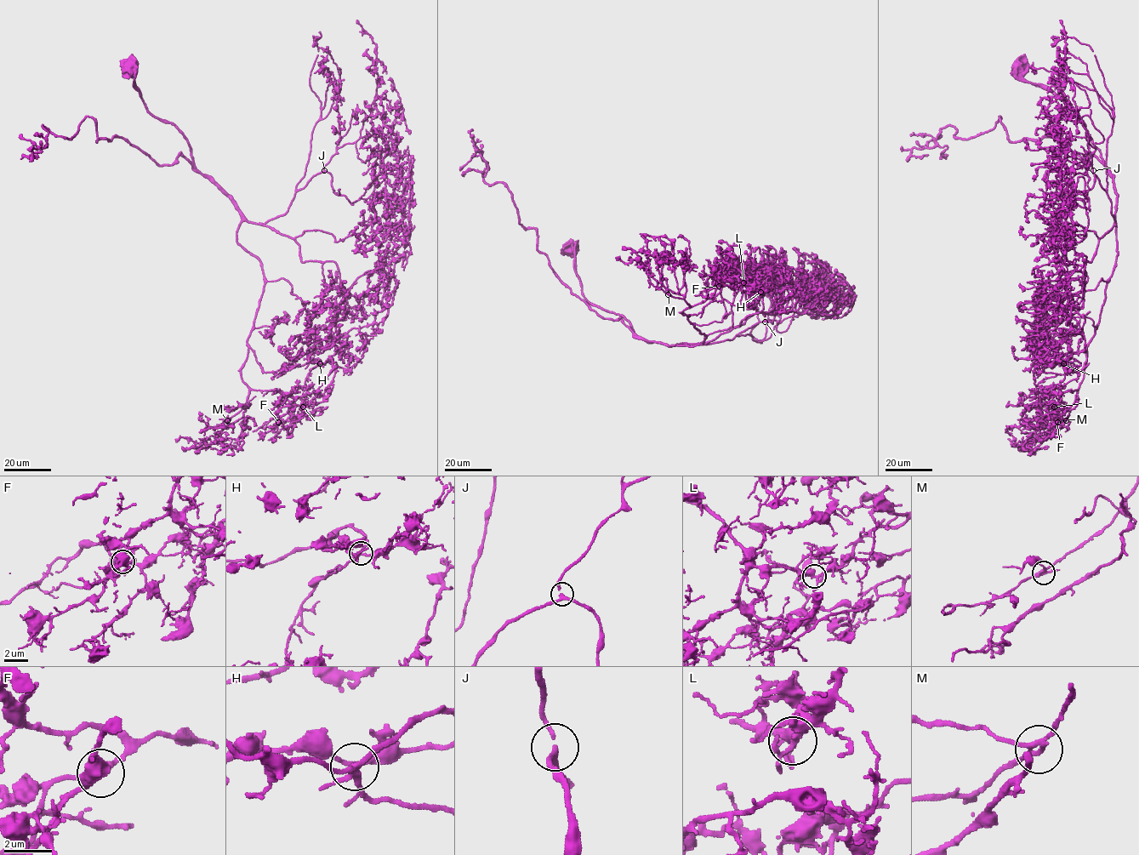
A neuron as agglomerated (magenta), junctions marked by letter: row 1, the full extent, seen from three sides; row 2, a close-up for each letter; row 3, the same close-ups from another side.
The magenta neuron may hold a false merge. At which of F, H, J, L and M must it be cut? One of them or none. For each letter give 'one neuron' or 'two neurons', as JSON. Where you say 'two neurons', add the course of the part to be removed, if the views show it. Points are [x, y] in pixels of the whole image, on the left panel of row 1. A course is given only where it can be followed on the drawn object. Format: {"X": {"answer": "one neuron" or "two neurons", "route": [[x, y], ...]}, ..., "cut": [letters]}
{"F": {"answer": "one neuron"}, "H": {"answer": "one neuron"}, "J": {"answer": "one neuron"}, "L": {"answer": "one neuron"}, "M": {"answer": "one neuron"}, "cut": []}

